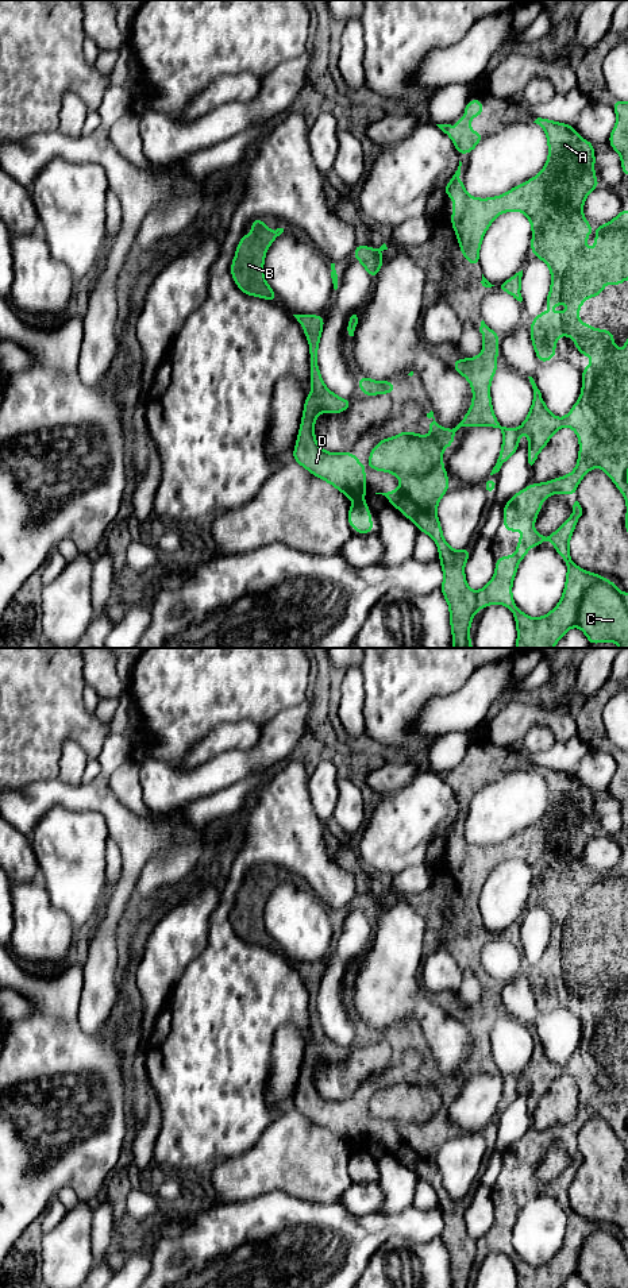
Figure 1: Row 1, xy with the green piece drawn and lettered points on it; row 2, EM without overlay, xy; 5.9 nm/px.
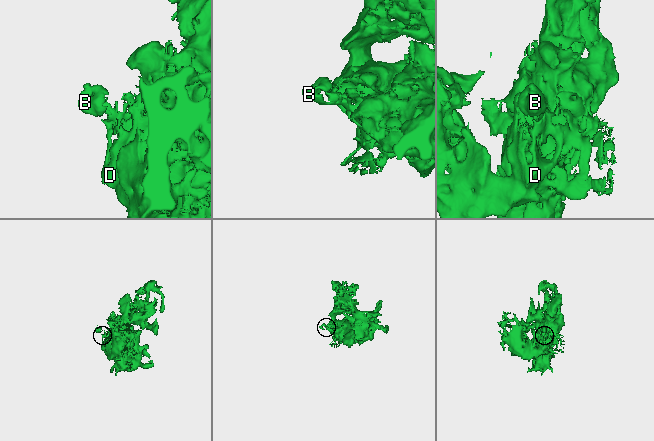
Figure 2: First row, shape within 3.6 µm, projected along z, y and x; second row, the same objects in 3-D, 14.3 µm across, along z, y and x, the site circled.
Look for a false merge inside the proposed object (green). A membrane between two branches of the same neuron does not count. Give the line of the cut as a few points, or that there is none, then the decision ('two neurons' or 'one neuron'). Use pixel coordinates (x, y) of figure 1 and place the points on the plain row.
no cut | one neuron

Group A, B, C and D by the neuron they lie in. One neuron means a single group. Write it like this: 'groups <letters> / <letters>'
groups A B C D

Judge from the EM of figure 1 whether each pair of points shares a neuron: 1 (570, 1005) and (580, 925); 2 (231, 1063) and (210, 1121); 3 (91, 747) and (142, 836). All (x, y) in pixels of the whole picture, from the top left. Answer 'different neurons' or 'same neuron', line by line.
1: same neuron
2: same neuron
3: different neurons

